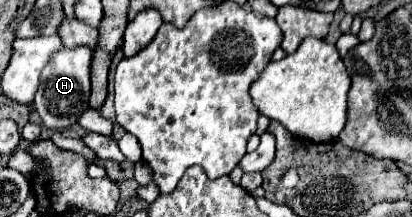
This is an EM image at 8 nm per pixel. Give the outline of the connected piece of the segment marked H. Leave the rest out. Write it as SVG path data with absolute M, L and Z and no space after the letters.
M78 46L78 48L62 48L58 50L48 66L42 70L42 82L34 98L34 108L42 118L42 124L52 130L64 130L74 126L80 116L88 110L90 98L90 62L92 50Z

